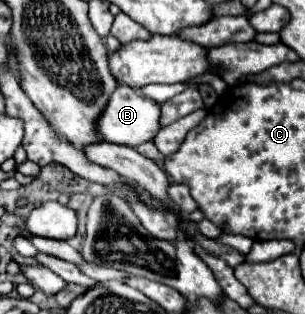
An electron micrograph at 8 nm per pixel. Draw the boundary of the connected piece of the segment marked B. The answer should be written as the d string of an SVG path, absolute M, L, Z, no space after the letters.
M117 85L113 95L109 97L105 109L97 117L95 131L101 137L101 141L137 147L145 141L151 141L157 135L157 131L159 131L157 117L159 115L161 115L161 111L159 111L159 105L155 101L143 97L141 93L133 93L133 89L125 89L125 85Z

